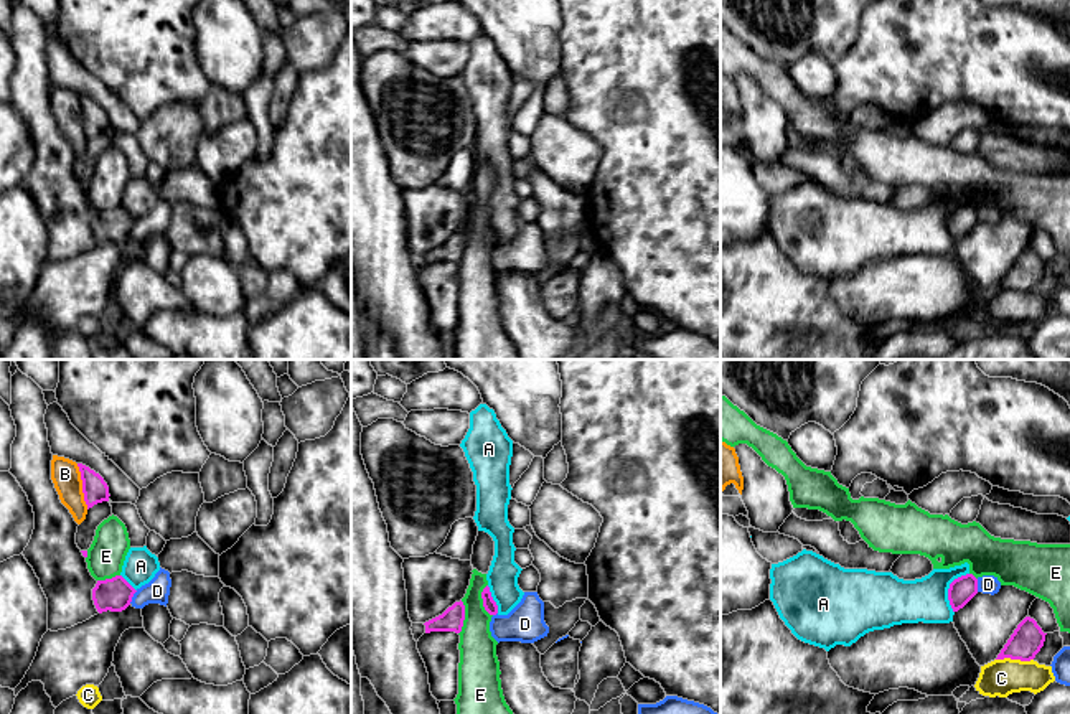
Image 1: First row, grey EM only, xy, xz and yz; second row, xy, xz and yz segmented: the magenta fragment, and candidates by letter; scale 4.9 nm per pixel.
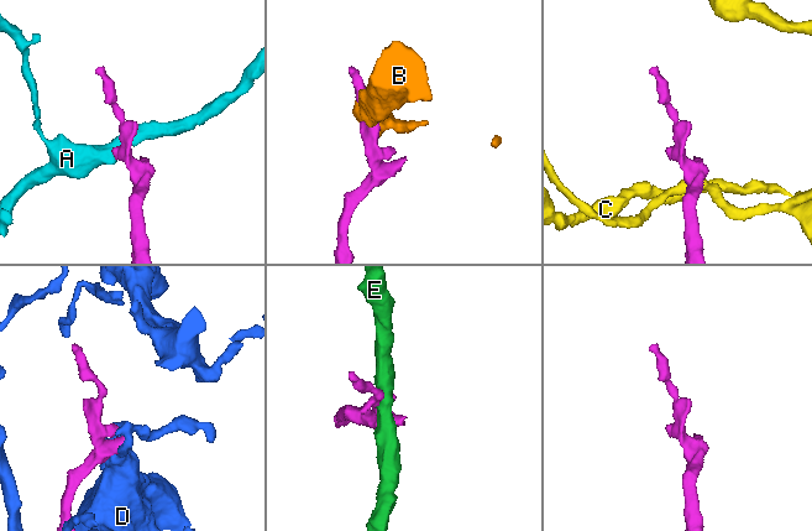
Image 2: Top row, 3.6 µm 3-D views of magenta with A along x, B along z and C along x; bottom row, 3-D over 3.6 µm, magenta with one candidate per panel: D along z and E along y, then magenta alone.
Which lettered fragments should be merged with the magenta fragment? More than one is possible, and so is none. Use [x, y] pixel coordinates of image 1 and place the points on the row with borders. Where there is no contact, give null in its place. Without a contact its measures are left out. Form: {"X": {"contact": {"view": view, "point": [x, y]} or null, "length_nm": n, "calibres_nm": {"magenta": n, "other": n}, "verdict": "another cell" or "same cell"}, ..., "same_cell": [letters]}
{"A": {"contact": {"view": "yz", "point": [948, 589]}, "length_nm": 220, "calibres_nm": {"magenta": 120, "other": 220}, "verdict": "another cell"}, "B": {"contact": {"view": "xy", "point": [83, 487]}, "length_nm": 240, "calibres_nm": {"magenta": 120, "other": 140}, "verdict": "another cell"}, "C": {"contact": {"view": "yz", "point": [1014, 658]}, "length_nm": 180, "calibres_nm": {"magenta": 160, "other": 180}, "verdict": "another cell"}, "D": {"contact": {"view": "xy", "point": [132, 596]}, "length_nm": 80, "calibres_nm": {"magenta": 160, "other": 120}, "verdict": "another cell"}, "E": {"contact": {"view": "xz", "point": [464, 617]}, "length_nm": 170, "calibres_nm": {"magenta": 110, "other": 190}, "verdict": "another cell"}, "same_cell": []}

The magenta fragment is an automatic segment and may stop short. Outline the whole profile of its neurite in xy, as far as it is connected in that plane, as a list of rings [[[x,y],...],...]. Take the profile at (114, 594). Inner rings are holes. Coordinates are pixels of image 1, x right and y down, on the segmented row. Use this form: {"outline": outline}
{"outline": [[[122,577],[97,580],[92,589],[92,600],[99,613],[125,610],[137,590]]]}

